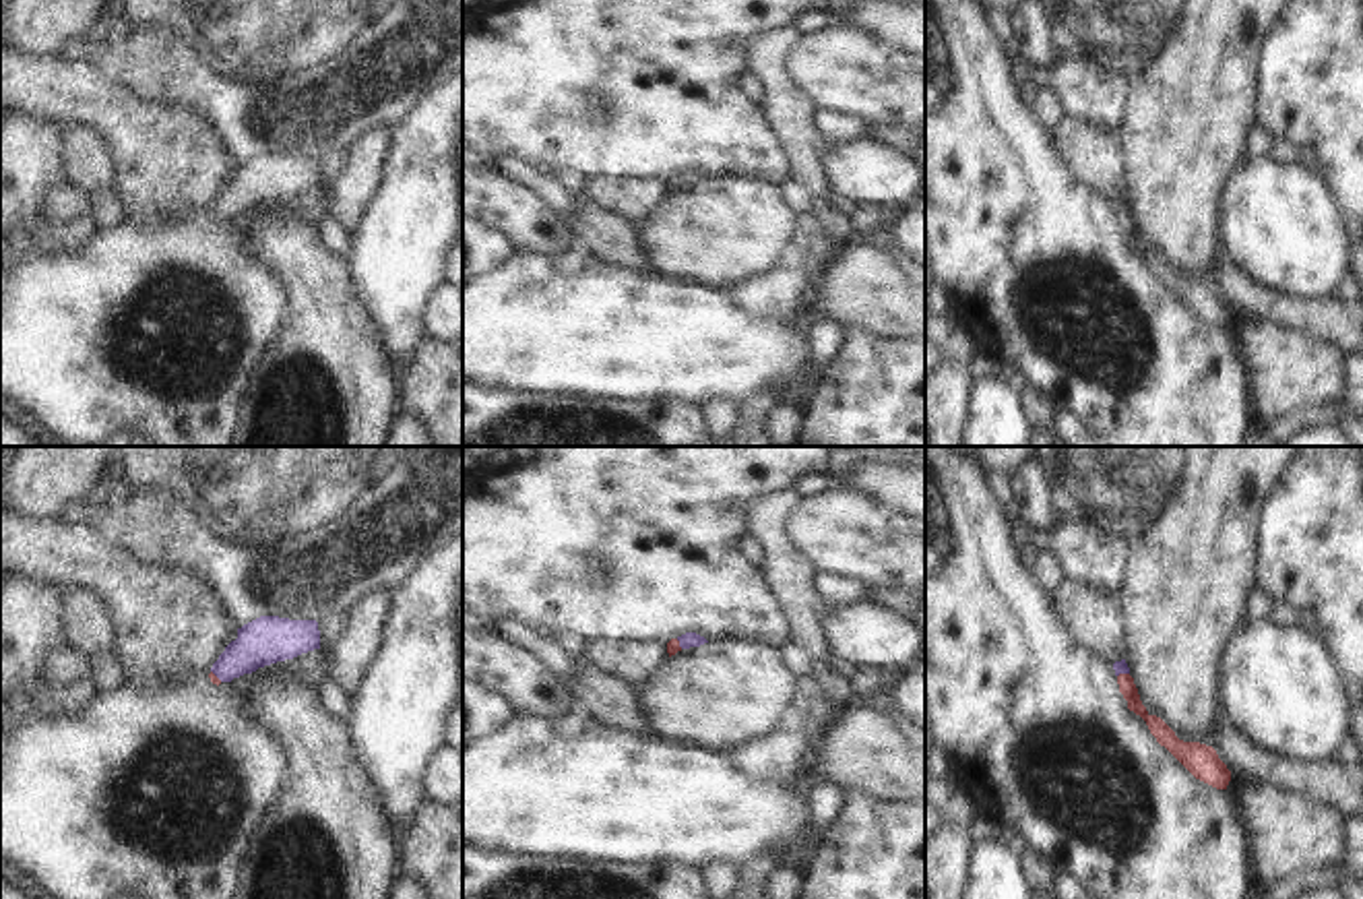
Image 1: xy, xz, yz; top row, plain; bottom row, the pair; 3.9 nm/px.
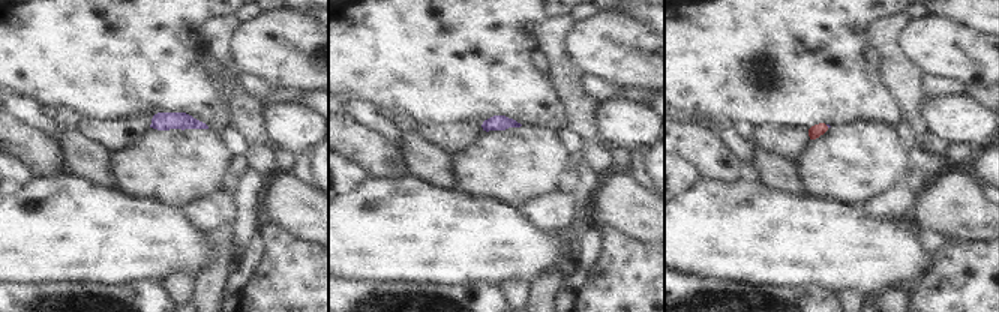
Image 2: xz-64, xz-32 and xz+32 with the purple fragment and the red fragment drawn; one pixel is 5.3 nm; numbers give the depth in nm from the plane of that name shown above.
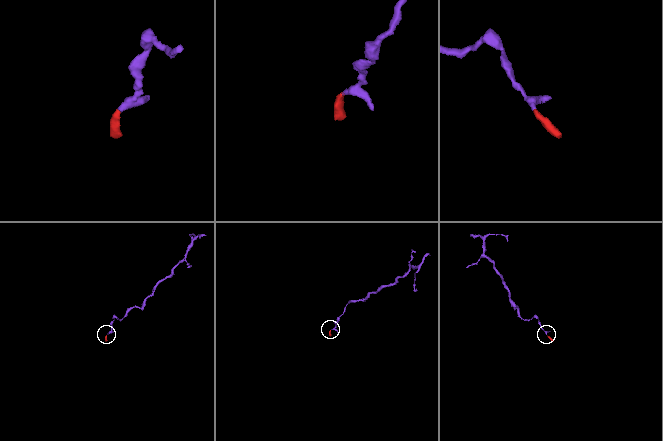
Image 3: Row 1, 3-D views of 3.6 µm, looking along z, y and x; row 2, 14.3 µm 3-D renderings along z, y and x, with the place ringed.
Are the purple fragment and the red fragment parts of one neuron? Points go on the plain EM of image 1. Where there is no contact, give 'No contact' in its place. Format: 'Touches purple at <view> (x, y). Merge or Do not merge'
Touches purple at yz (1122, 209). Merge

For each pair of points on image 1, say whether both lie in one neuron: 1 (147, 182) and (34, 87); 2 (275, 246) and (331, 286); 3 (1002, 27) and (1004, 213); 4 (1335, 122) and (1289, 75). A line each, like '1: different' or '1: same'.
1: same
2: same
3: different
4: same

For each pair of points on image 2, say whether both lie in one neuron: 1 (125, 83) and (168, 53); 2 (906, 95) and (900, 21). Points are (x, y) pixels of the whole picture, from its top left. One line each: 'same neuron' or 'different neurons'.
1: same neuron
2: same neuron

